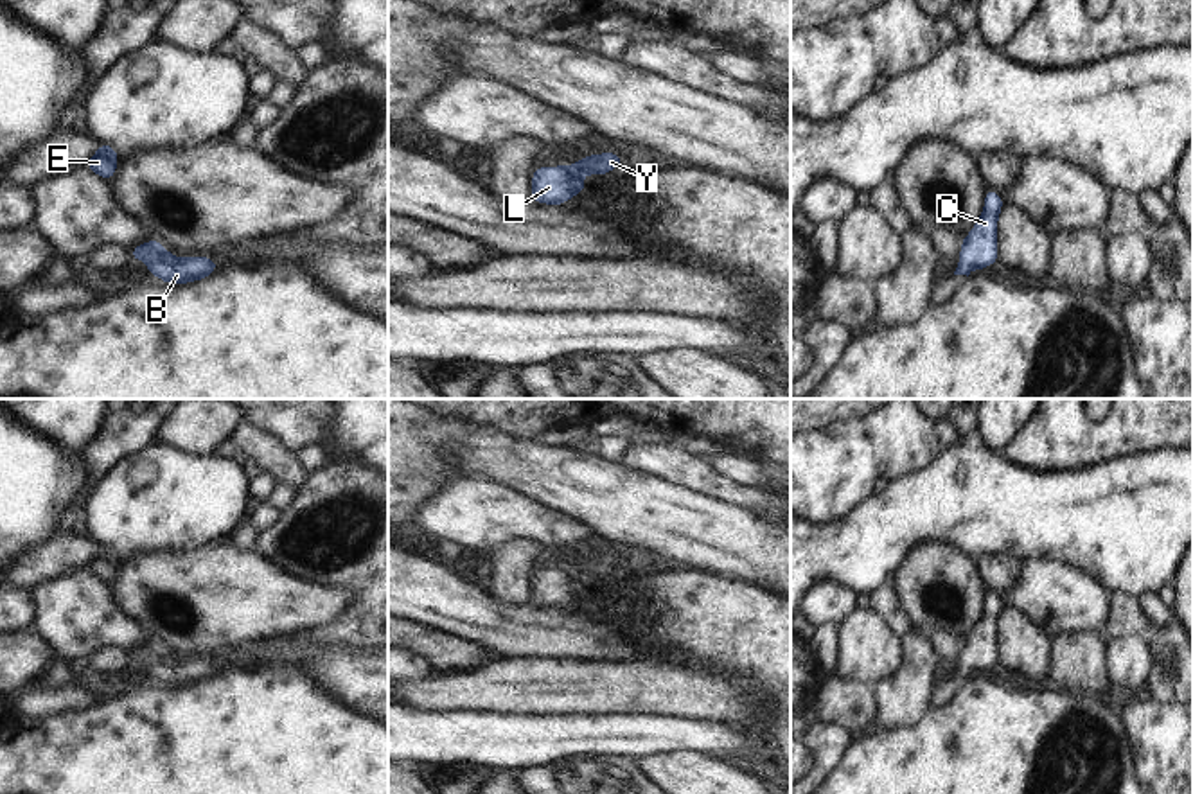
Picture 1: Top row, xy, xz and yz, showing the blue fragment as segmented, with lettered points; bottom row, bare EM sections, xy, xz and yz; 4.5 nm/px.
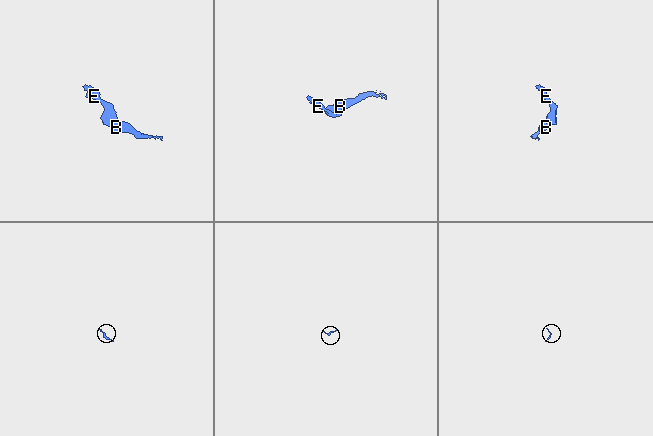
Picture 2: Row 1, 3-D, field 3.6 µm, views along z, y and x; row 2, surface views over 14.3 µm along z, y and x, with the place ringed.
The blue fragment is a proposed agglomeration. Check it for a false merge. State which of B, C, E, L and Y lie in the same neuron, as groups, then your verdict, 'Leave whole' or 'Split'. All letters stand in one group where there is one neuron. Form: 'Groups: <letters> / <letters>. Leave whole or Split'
Groups: B C E L Y. Leave whole

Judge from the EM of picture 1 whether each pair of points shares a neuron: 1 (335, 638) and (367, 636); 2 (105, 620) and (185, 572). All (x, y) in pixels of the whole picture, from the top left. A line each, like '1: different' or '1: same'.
1: same
2: different

